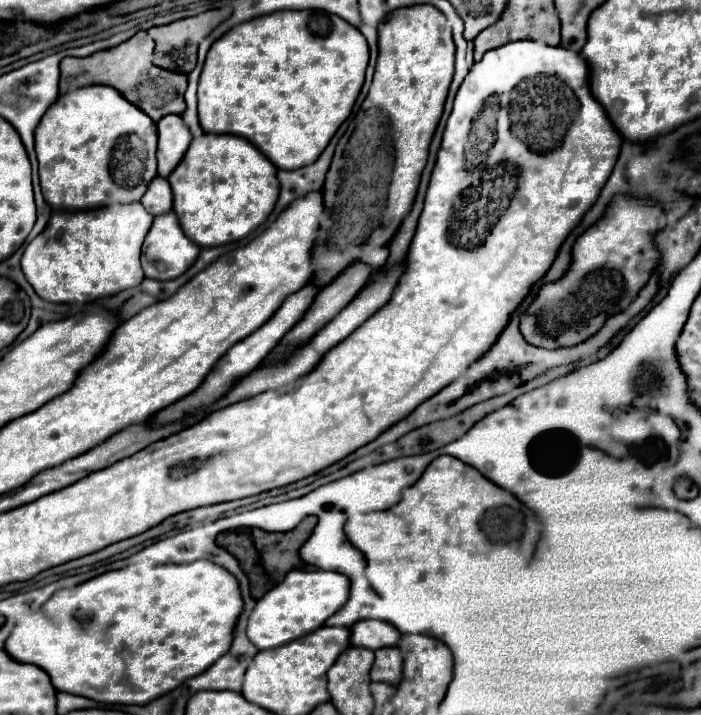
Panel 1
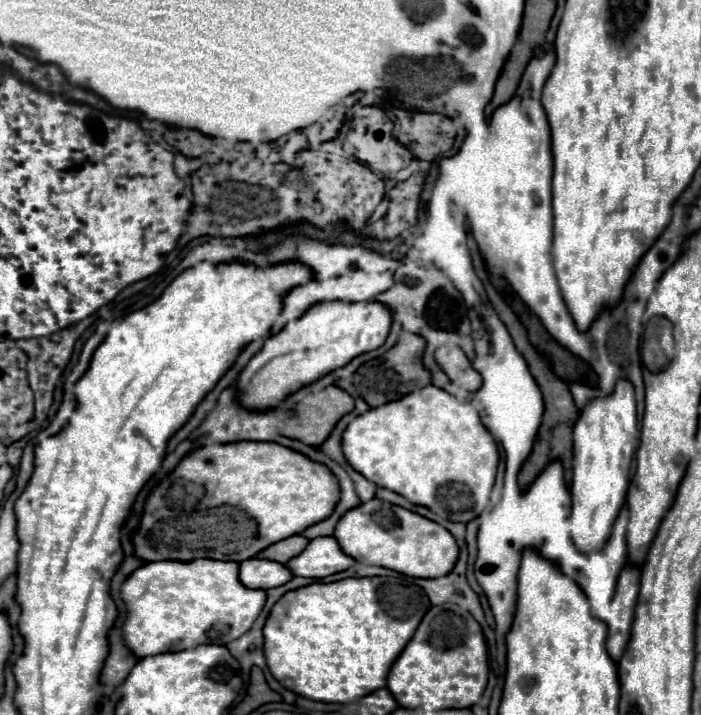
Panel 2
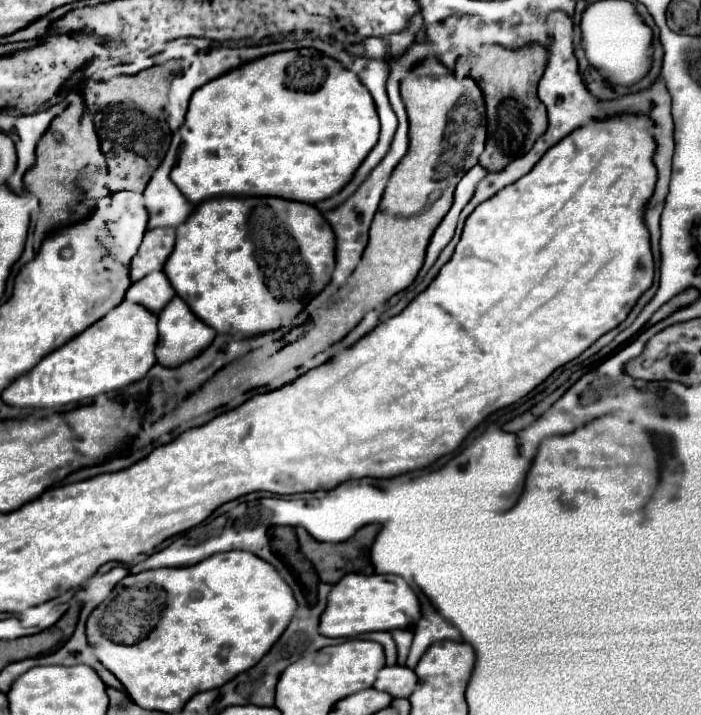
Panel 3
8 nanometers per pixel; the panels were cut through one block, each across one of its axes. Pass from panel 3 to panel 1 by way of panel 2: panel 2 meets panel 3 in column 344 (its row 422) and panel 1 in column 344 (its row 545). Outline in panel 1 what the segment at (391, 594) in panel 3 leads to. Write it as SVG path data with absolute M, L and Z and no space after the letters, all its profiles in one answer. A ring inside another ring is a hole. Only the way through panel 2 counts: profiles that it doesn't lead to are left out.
M290 570L284 582L266 592L254 606L246 634L258 650L270 650L284 646L296 638L310 634L324 626L324 622L338 612L350 596L350 580L338 572L326 570Z

